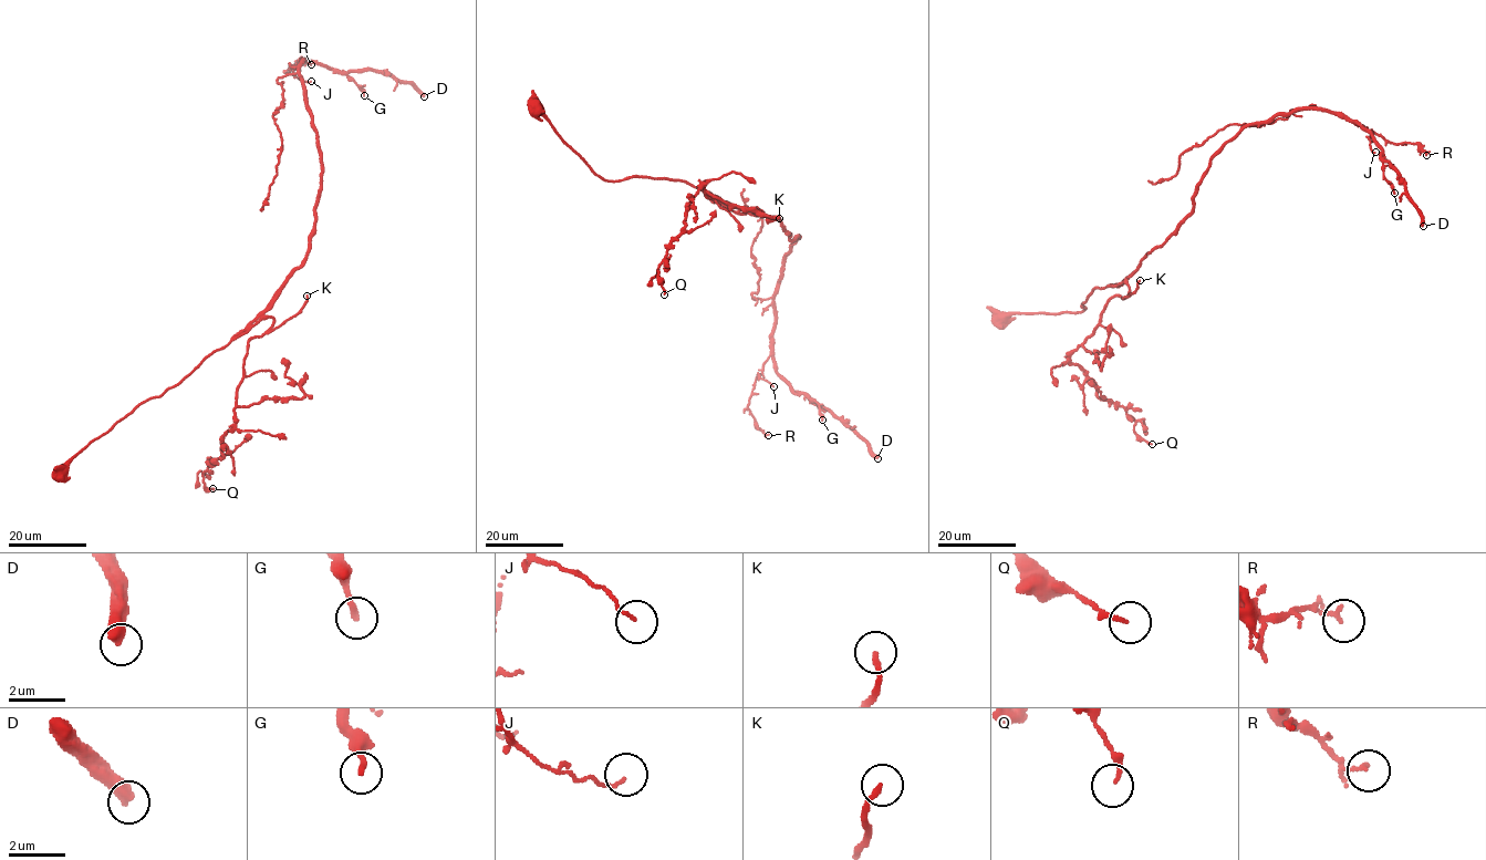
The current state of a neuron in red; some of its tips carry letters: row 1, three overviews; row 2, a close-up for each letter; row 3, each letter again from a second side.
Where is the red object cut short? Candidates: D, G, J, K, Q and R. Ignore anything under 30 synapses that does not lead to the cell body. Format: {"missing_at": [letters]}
{"missing_at": ["D", "K"]}

